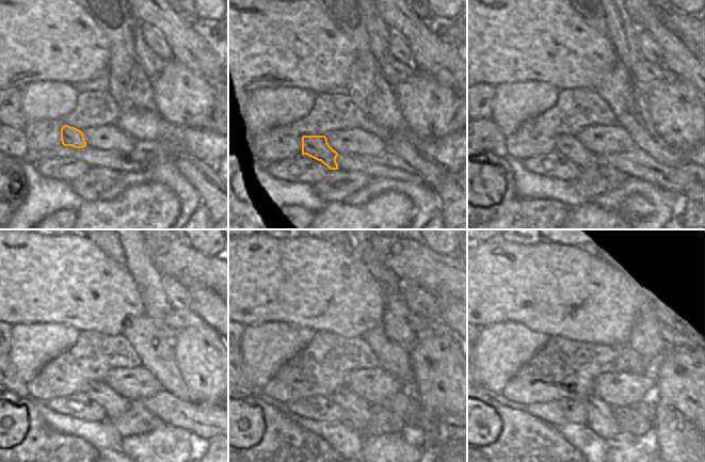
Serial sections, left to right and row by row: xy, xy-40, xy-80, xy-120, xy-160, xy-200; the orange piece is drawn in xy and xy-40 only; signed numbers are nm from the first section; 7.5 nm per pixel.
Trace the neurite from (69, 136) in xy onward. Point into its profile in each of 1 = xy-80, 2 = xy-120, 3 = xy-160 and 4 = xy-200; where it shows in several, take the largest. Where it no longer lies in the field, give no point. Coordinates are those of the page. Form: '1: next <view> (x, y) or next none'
1: next xy-80 (569, 146)
2: next xy-120 (114, 404)
3: next xy-160 (357, 410)
4: next xy-200 (601, 419)

